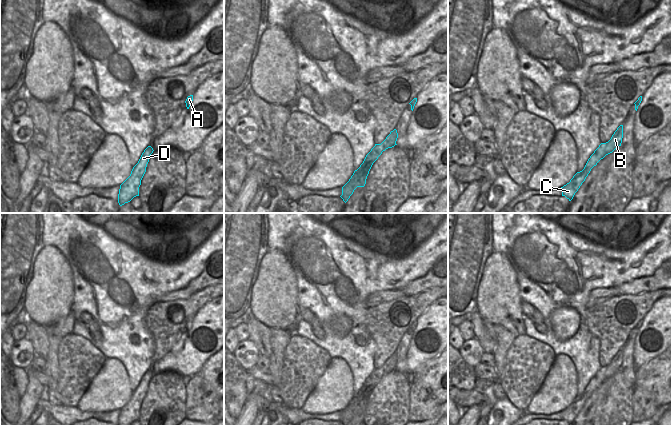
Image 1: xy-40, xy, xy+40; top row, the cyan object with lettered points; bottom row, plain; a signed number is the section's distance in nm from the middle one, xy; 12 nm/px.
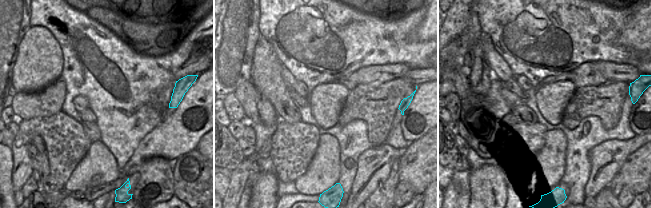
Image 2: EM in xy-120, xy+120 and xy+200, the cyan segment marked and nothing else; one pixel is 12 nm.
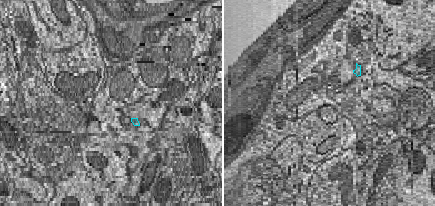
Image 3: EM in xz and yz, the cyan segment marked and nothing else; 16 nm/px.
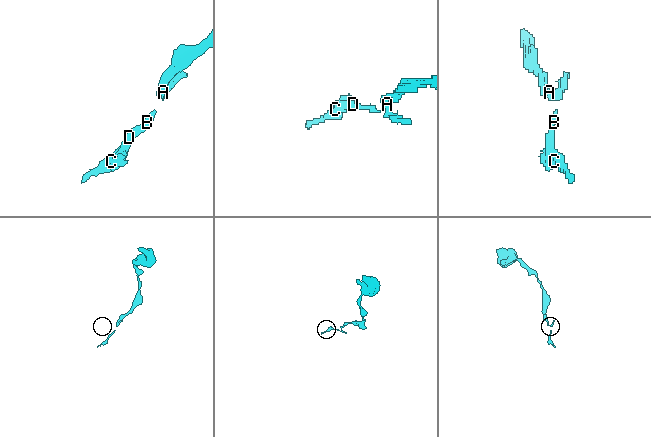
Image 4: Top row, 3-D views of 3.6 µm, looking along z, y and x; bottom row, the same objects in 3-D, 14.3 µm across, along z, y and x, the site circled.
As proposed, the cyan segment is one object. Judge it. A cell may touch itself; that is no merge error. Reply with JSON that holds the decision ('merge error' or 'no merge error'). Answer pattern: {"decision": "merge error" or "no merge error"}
{"decision": "no merge error"}

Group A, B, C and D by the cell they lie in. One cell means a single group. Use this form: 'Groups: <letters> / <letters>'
Groups: A B C D

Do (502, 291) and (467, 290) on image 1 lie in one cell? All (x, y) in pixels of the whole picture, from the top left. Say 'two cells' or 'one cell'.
two cells

